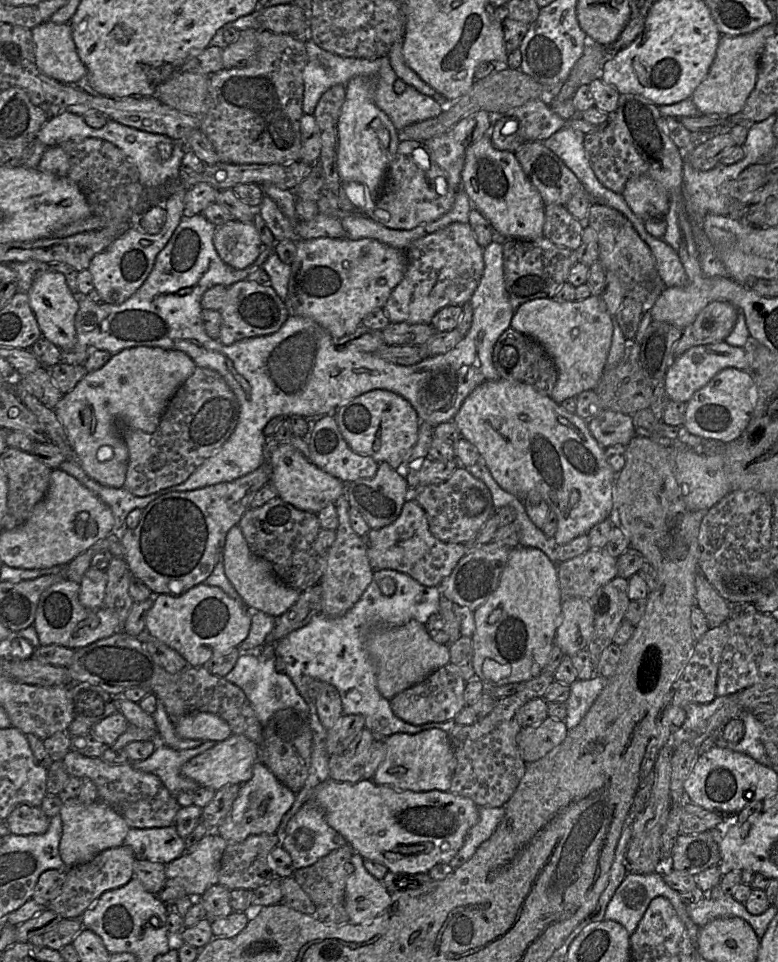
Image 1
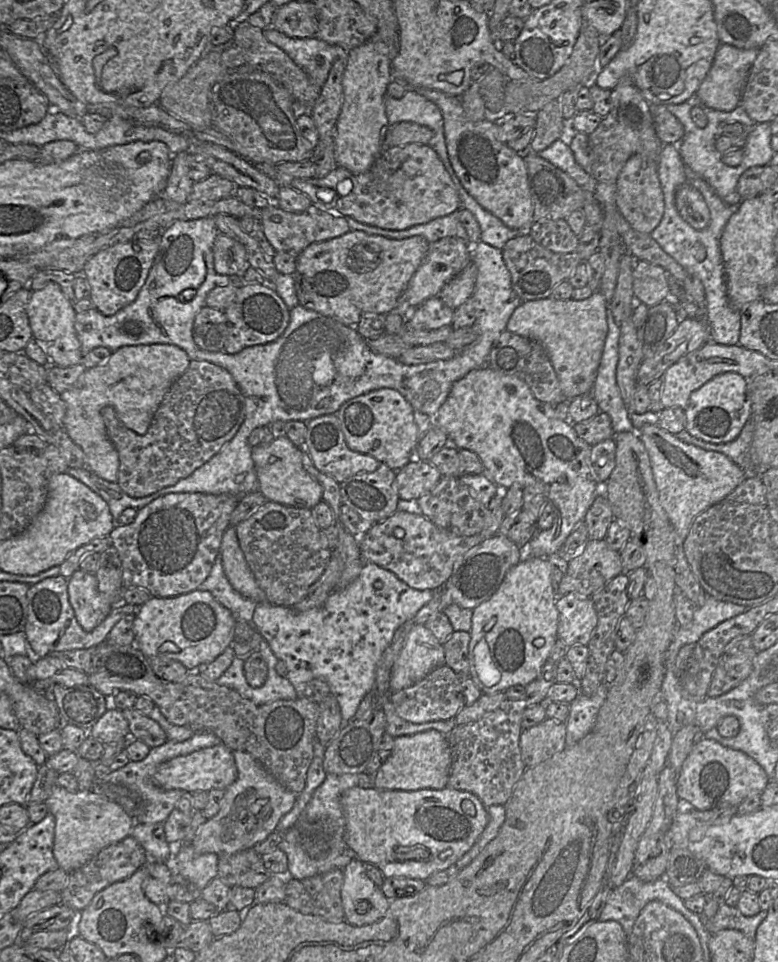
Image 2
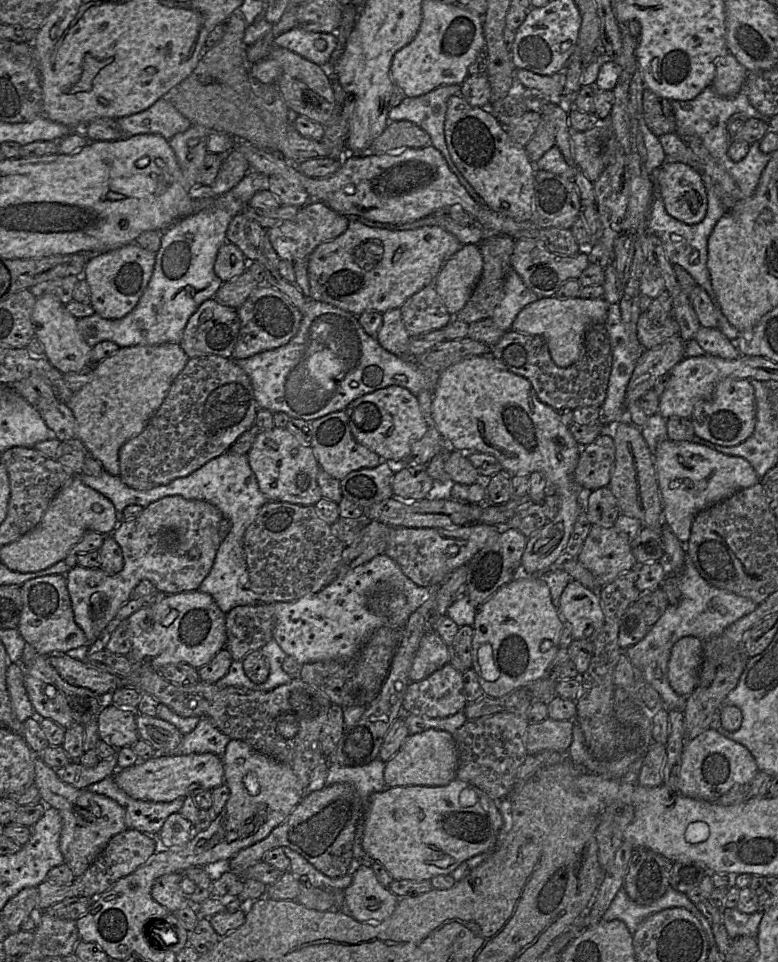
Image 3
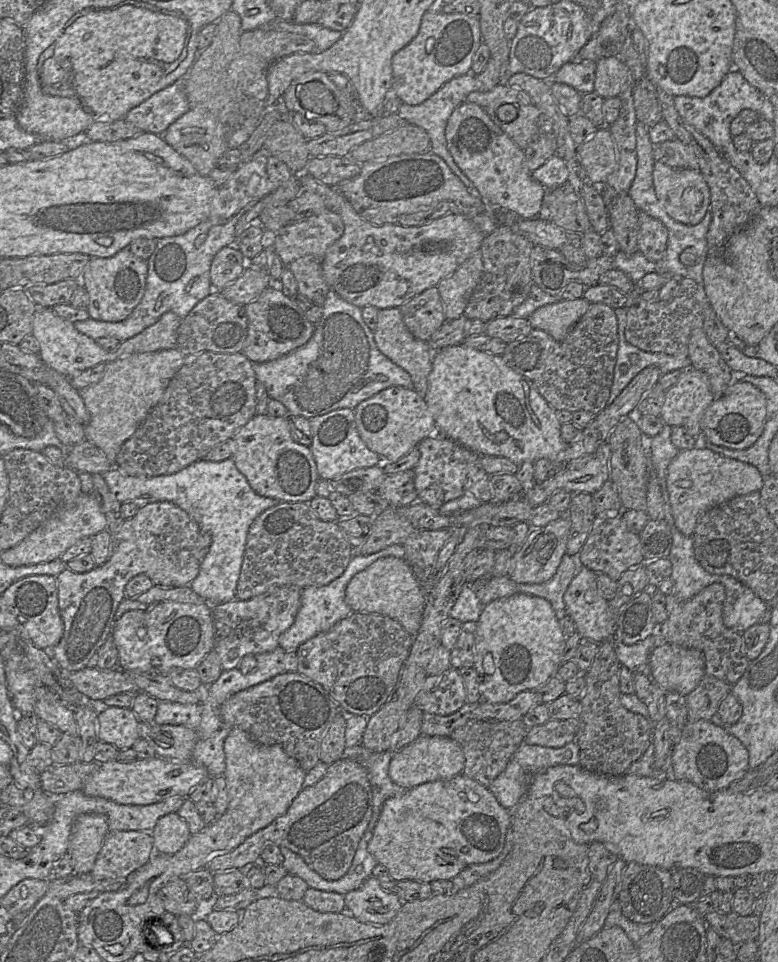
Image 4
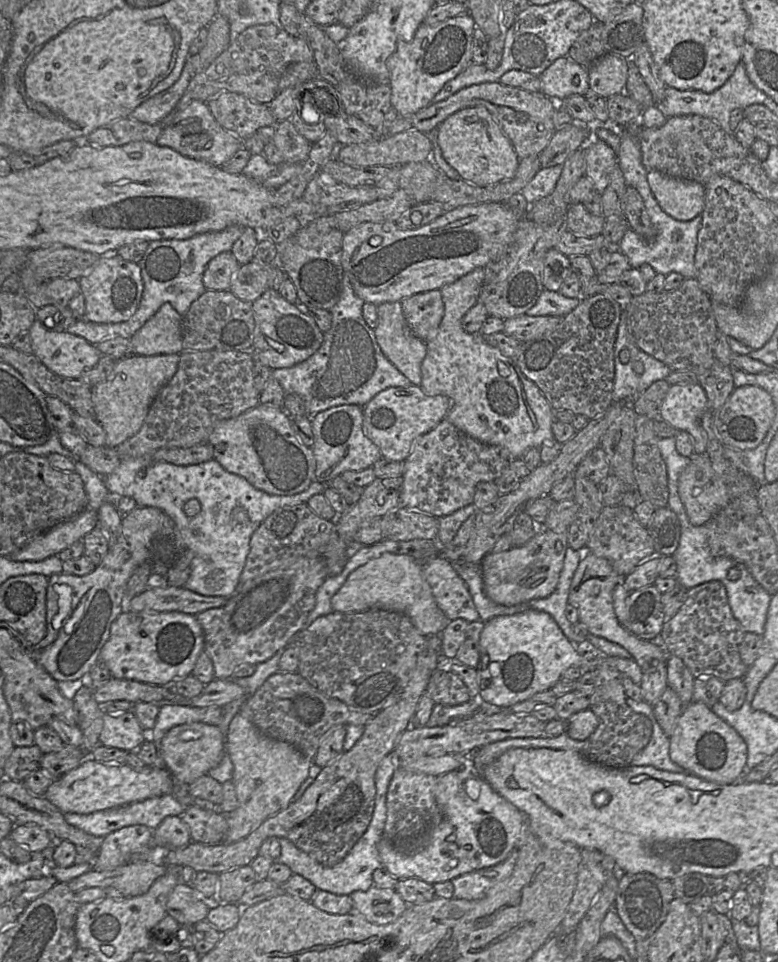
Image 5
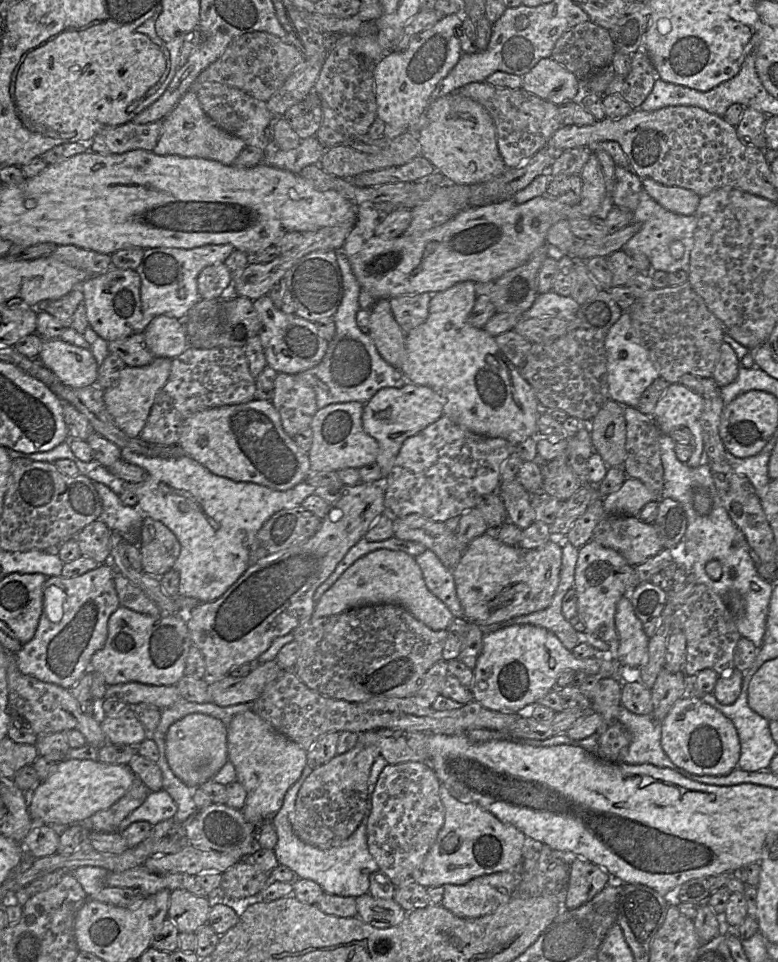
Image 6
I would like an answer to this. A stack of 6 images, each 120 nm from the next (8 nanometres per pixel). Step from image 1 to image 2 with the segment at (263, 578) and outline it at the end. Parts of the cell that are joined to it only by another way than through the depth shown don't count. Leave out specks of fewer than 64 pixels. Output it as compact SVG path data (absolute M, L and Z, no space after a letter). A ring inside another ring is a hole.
M228 526L223 533L220 556L224 573L237 592L256 603L267 602L265 592L258 586L247 564L233 526Z

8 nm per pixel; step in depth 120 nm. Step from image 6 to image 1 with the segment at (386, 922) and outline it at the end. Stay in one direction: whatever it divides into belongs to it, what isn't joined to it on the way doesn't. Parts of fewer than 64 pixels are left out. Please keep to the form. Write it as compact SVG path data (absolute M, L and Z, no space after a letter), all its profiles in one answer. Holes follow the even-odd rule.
M353 852L350 859L352 872L346 880L345 908L352 924L362 924L378 917L391 899L391 893L382 881L365 869L363 860L360 854Z

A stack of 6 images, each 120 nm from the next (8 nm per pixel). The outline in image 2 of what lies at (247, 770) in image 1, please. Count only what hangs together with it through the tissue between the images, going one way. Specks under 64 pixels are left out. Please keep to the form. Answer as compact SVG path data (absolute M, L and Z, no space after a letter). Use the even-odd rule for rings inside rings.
M220 743L163 762L153 775L153 784L163 790L179 789L187 793L209 792L212 789L226 789L237 776L238 770L233 752Z

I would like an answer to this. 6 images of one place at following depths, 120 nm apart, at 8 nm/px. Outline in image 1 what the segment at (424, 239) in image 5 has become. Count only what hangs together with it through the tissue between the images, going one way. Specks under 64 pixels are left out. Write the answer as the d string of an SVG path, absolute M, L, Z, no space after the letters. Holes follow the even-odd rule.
M320 237L299 240L296 249L285 300L289 316L314 320L335 341L352 334L370 312L384 309L407 267L406 250L393 248L372 238Z

